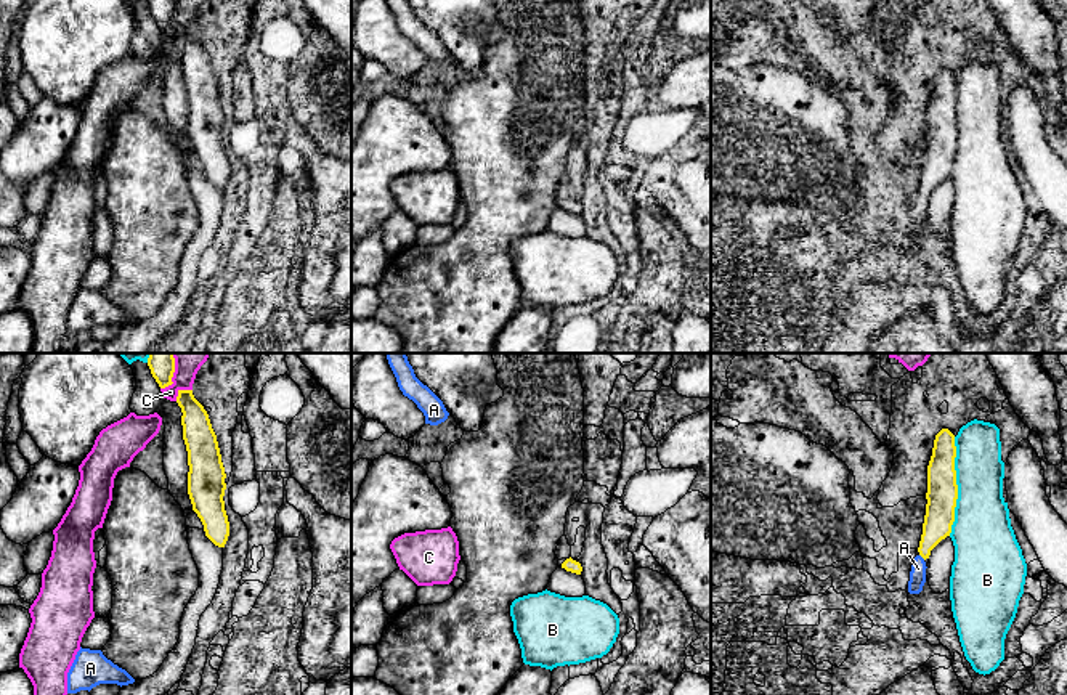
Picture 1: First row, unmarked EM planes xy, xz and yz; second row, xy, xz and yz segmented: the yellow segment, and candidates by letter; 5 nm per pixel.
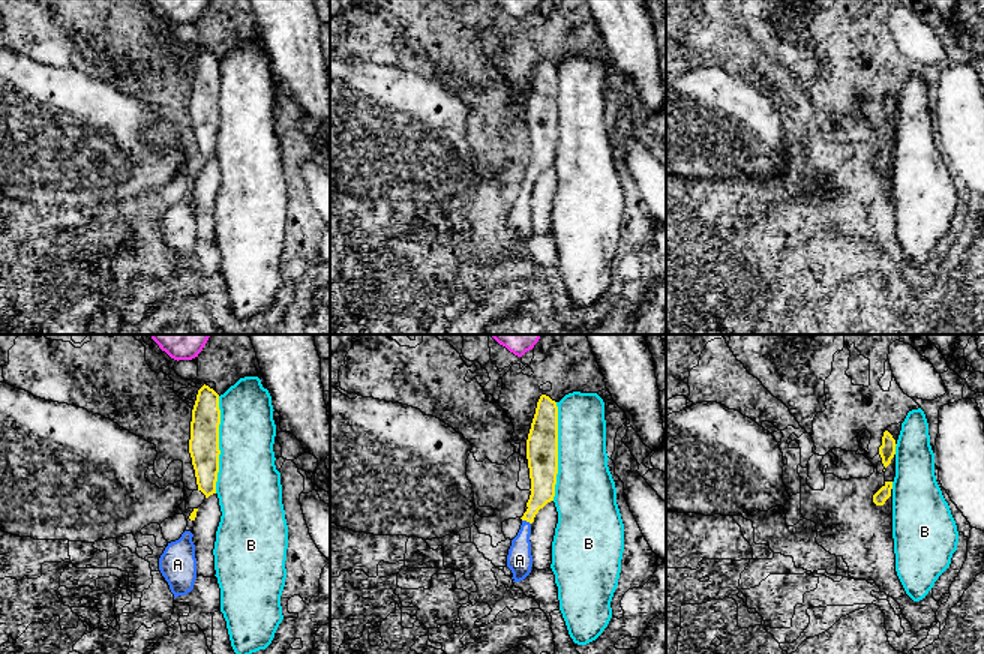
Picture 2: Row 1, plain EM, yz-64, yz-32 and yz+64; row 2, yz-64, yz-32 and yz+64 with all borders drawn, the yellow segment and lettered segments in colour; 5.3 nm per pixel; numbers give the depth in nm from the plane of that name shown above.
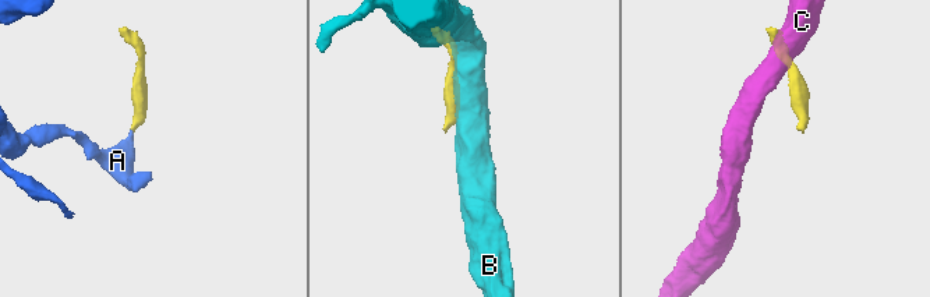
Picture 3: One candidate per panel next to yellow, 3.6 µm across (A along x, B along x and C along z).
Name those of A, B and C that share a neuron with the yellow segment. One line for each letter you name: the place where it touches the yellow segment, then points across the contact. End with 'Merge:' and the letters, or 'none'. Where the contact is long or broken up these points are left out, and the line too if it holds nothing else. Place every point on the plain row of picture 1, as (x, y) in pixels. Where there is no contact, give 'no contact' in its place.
A: contact yz (923, 198); way yz (939, 158), (923, 198), (918, 209)
Merge: A

